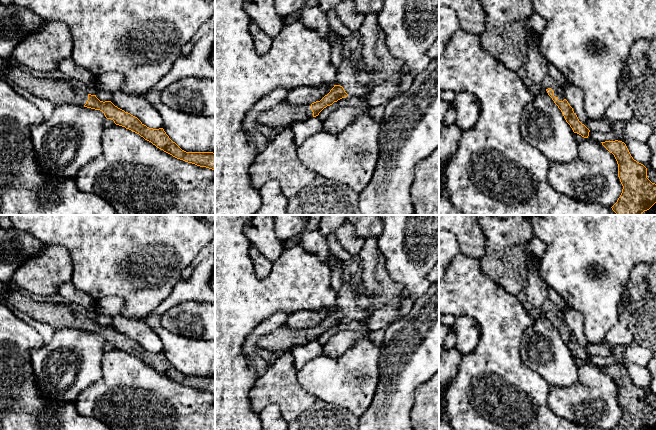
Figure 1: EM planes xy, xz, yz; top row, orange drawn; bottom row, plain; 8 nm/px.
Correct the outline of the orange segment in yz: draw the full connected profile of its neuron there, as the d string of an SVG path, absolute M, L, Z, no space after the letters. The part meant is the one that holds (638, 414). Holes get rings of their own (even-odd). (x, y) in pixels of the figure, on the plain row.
M605 365L602 369L614 379L622 417L613 430L653 430L656 427L656 408L647 402L647 392L633 383L622 365Z

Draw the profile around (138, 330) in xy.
M115 315L112 316L110 325L118 332L137 341L142 348L149 352L159 353L163 351L161 339L145 320L134 320L122 315Z

